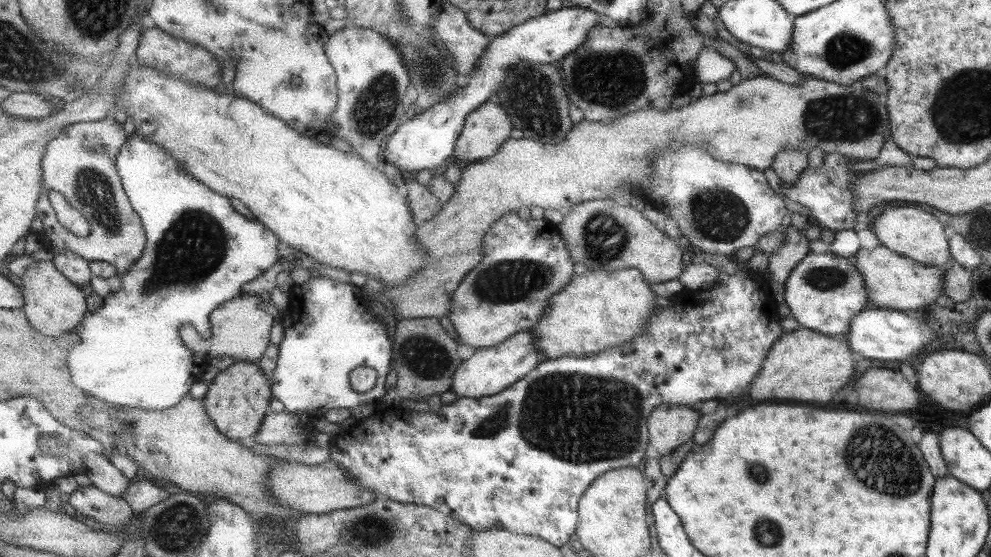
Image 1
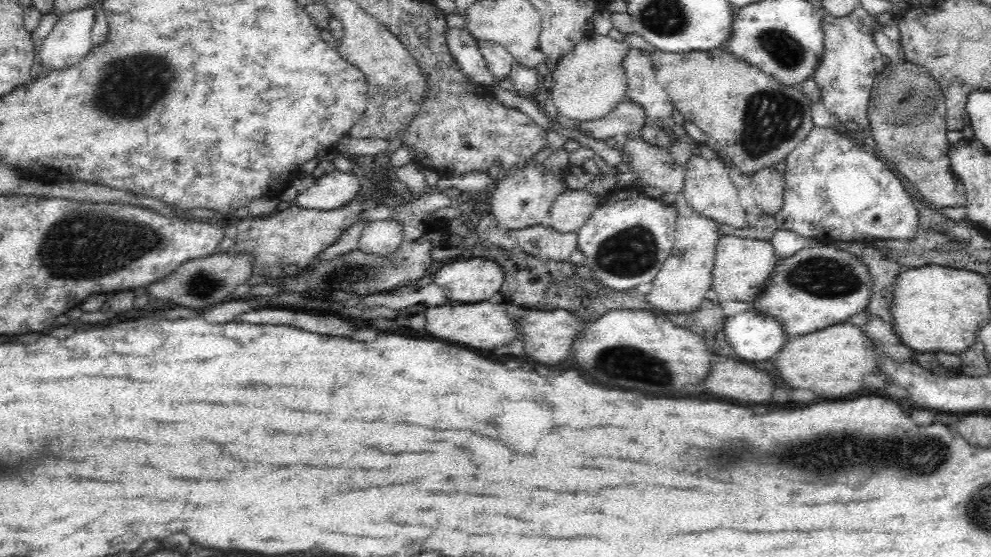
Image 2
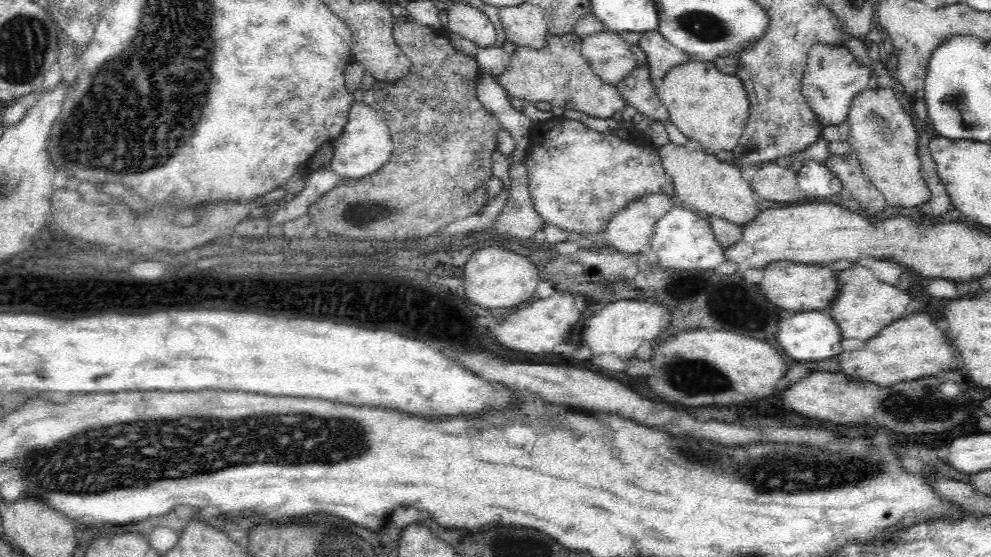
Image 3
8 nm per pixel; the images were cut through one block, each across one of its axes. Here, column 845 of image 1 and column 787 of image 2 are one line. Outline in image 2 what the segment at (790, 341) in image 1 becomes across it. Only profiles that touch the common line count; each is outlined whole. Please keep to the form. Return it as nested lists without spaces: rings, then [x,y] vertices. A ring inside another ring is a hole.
[[[848,324],[830,326],[800,338],[788,336],[788,342],[778,354],[780,376],[792,388],[818,392],[822,398],[844,398],[864,388],[864,376],[876,374],[876,346],[864,334],[864,328]]]

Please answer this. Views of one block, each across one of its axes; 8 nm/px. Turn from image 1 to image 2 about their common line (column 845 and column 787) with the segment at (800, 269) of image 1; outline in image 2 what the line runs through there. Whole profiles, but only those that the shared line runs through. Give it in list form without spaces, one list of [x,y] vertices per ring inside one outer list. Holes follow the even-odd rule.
[[[826,244],[822,248],[804,248],[804,250],[798,250],[794,256],[782,258],[778,262],[764,292],[754,300],[754,310],[758,310],[760,314],[770,314],[776,322],[780,322],[780,326],[784,328],[784,332],[788,336],[800,338],[800,336],[814,334],[814,332],[830,328],[830,326],[848,324],[854,314],[868,312],[872,284],[874,284],[872,274],[868,270],[868,266],[858,260],[858,256],[854,256],[846,250],[840,250],[836,246],[830,246],[830,244]]]

